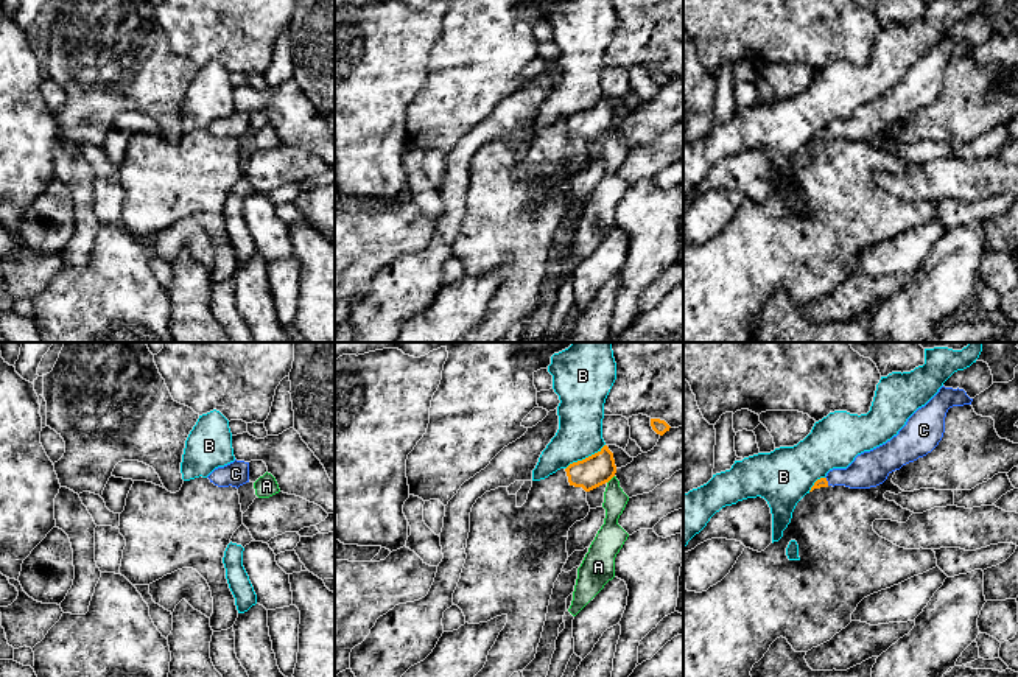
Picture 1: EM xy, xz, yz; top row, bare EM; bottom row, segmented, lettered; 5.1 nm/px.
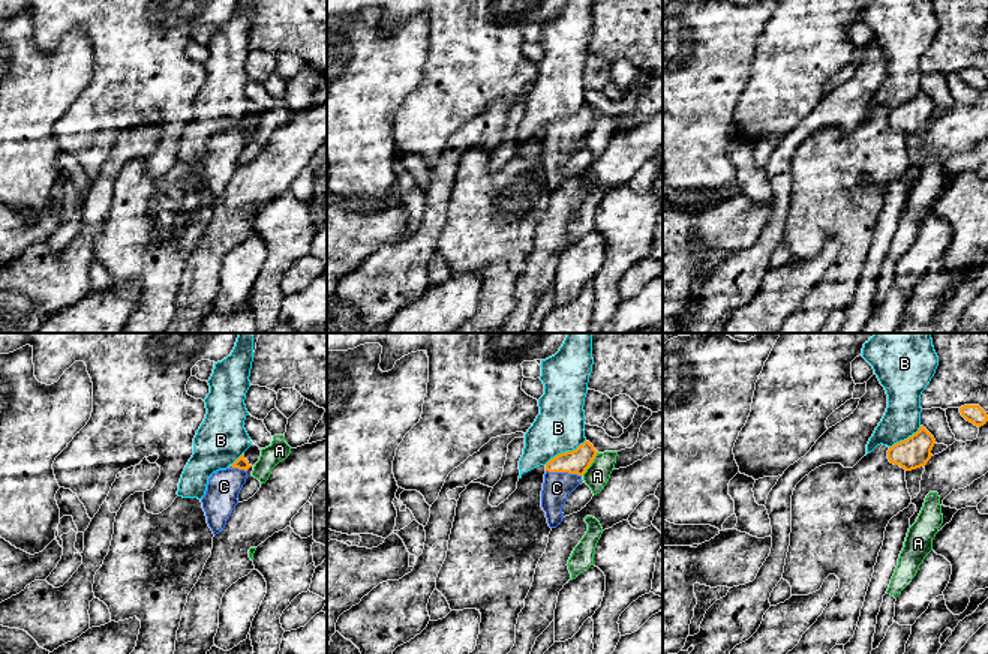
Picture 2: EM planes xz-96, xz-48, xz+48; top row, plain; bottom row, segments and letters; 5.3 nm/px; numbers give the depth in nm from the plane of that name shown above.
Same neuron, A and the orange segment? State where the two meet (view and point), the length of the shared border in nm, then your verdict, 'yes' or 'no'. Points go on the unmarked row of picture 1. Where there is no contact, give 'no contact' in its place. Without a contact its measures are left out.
meets orange in xz at (610, 129); contact 60 nm long; no

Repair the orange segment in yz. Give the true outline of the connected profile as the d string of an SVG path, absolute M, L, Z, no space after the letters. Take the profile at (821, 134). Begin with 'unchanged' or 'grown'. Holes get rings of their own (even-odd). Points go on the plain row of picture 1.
grown; M942 37L939 44L918 59L906 76L886 95L858 106L847 120L833 120L814 134L809 143L828 137L870 140L883 135L903 117L931 104L943 89L945 68L950 59L971 56L964 40Z

